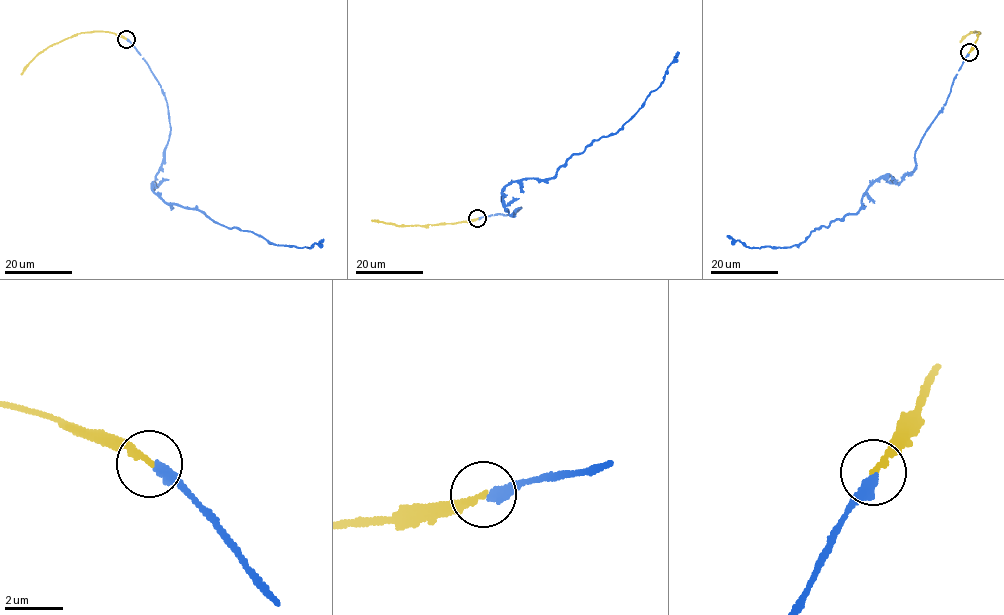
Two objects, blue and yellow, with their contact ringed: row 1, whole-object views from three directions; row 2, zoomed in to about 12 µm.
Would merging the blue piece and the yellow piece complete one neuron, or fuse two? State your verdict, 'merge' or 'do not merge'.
merge

